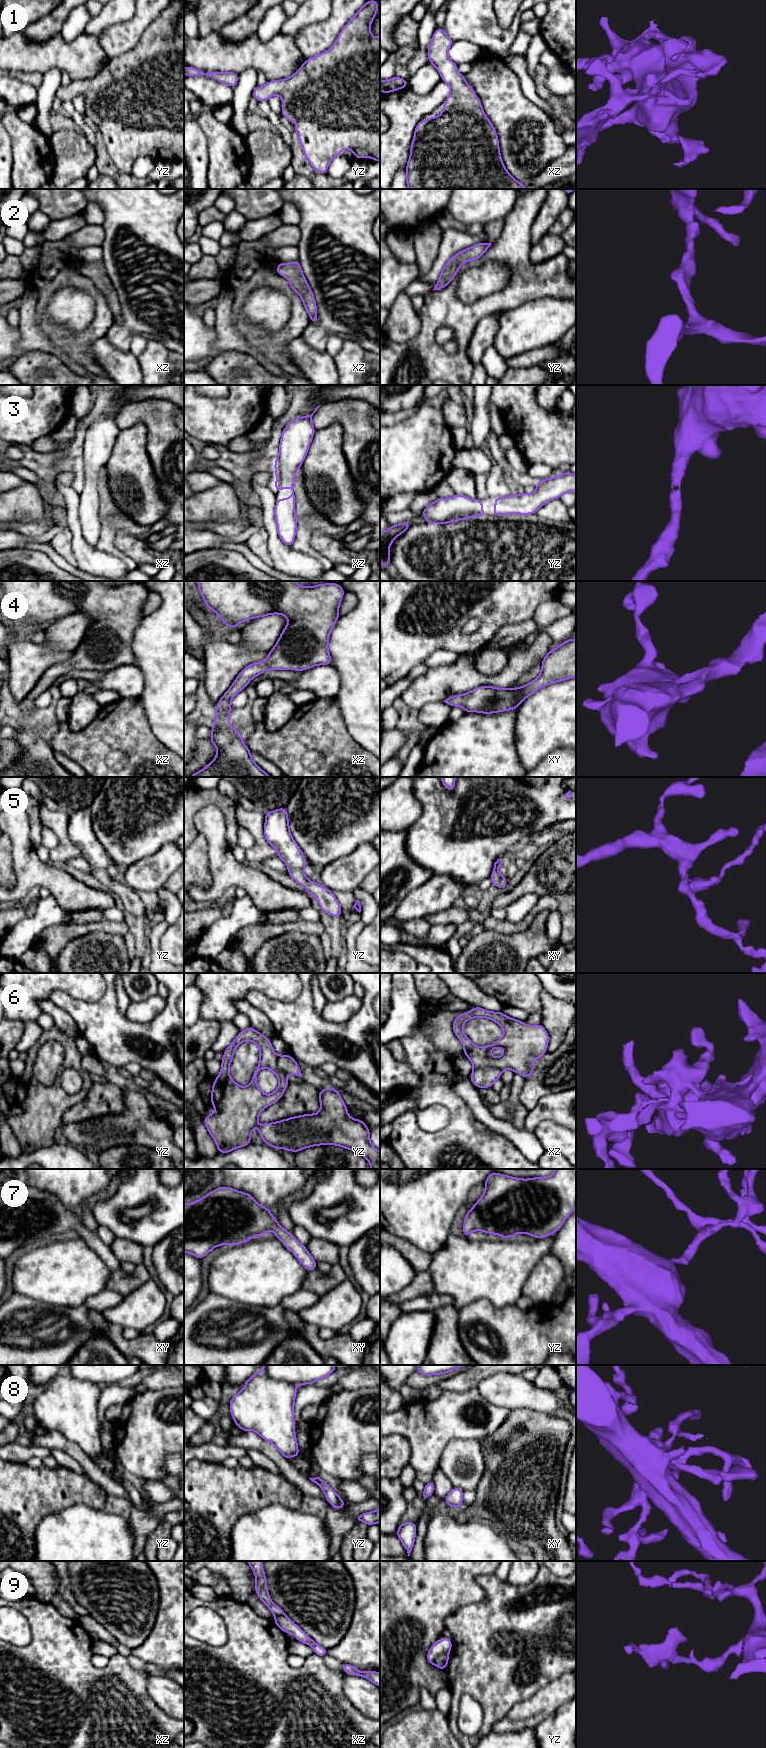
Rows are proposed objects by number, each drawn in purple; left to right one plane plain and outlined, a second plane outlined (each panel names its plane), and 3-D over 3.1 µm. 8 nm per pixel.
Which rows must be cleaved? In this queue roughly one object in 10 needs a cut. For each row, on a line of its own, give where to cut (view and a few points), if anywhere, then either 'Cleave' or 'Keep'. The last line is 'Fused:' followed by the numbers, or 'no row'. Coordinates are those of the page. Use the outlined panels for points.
1: No split. Keep
2: No split. Keep
3: No split. Keep
4: No split. Keep
5: No split. Keep
6: No split. Keep
7: No split. Keep
8: No split. Keep
9: Split along yz (447, 1653), (441, 1653), (433, 1663). Cleave
Fused: 9

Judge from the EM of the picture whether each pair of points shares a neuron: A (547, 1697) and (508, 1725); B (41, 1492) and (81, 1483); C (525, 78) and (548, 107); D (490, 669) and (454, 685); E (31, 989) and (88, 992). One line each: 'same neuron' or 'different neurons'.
A: same neuron
B: same neuron
C: same neuron
D: different neurons
E: same neuron

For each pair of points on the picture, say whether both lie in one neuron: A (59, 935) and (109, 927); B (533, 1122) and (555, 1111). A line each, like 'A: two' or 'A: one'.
A: one
B: one

